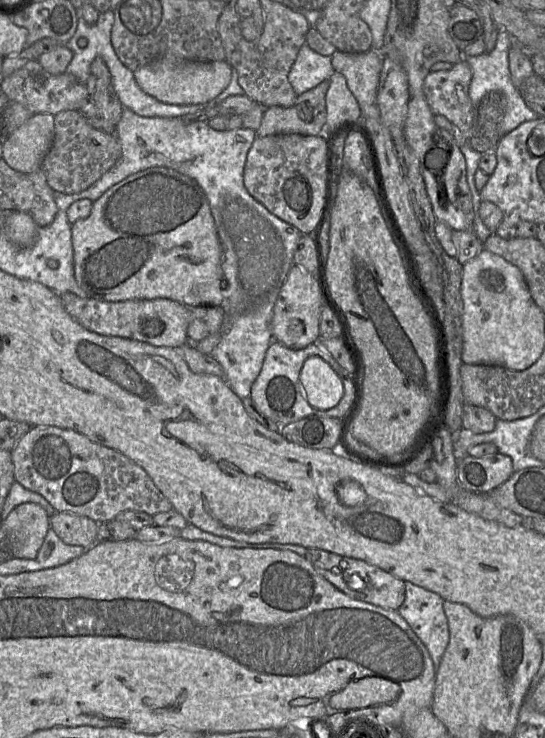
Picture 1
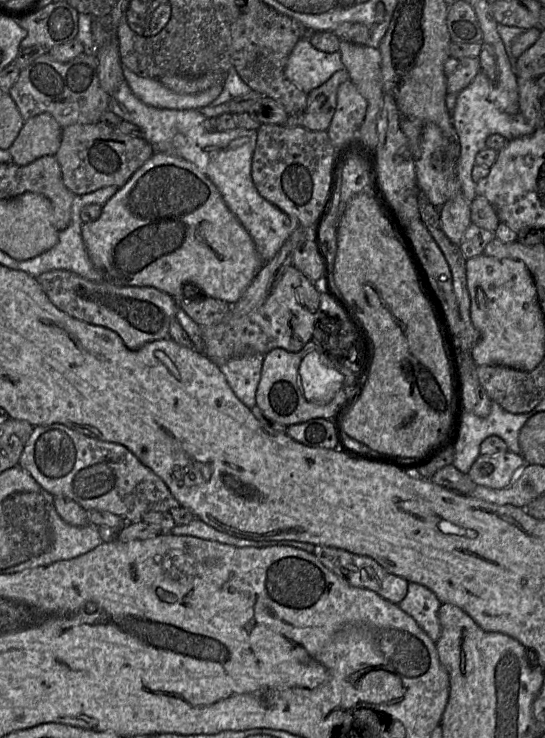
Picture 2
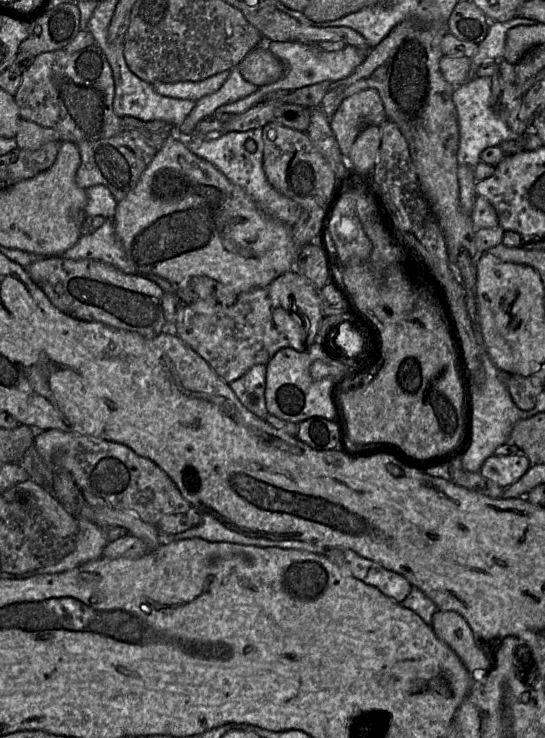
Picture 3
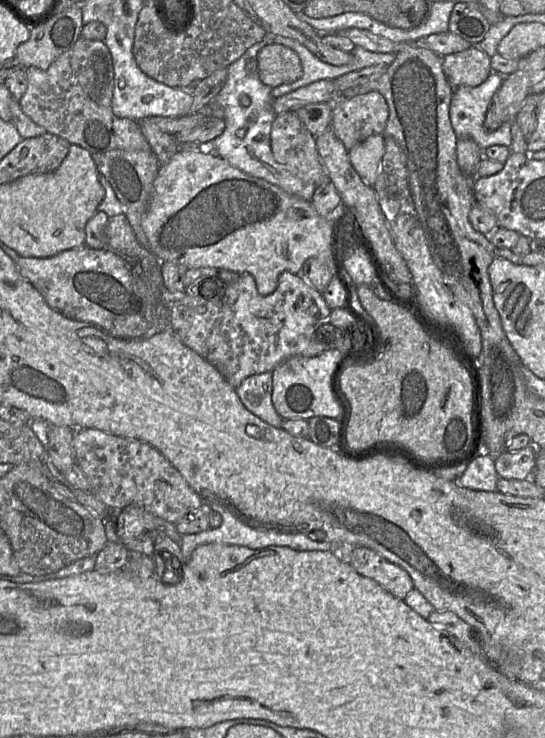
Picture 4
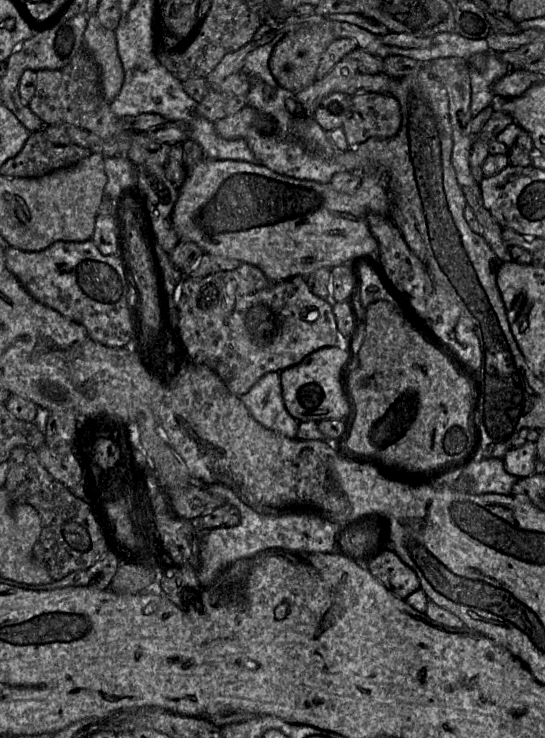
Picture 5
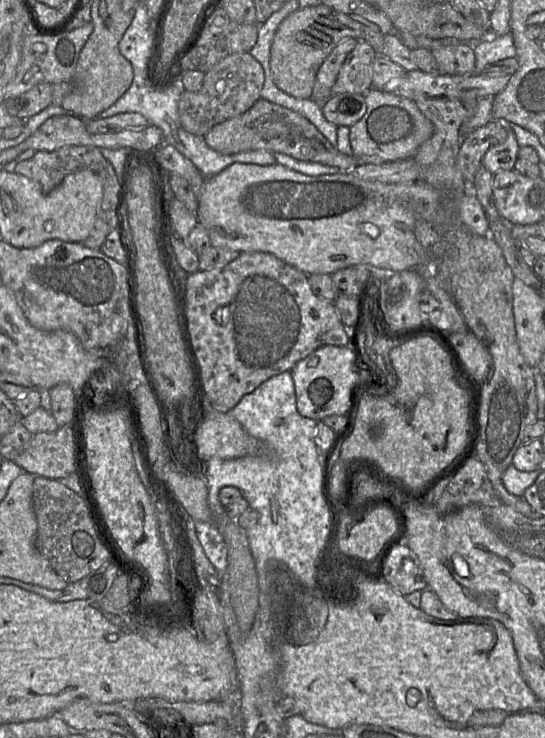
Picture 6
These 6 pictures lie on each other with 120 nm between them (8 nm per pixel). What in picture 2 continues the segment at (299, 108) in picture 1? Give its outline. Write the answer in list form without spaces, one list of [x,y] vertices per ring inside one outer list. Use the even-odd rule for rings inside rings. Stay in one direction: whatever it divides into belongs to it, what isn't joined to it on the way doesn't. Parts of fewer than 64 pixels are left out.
[[[345,69],[335,72],[325,83],[307,94],[305,110],[289,115],[285,126],[300,126],[310,131],[327,131],[337,105],[338,87],[349,80]]]

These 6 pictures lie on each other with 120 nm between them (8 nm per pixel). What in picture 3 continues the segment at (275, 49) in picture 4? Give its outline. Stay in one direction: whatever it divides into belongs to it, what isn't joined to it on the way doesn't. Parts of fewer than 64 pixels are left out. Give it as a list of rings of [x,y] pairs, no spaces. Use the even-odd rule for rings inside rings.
[[[266,43],[251,50],[236,67],[246,81],[257,87],[276,82],[285,73],[284,64],[269,50]]]

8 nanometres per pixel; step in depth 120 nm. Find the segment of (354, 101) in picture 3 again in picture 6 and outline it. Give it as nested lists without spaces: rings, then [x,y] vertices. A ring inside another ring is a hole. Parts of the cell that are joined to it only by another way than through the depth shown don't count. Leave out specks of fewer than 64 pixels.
[[[375,88],[368,90],[364,98],[367,105],[366,112],[349,128],[349,140],[358,165],[410,159],[432,136],[433,124],[422,114],[415,102]]]

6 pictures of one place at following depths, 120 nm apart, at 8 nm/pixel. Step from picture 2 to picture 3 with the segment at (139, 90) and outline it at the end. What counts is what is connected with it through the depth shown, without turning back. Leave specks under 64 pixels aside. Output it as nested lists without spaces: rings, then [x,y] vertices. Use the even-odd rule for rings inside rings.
[[[225,70],[201,81],[181,81],[174,83],[151,83],[154,90],[165,97],[198,101],[204,96],[215,93],[230,76]]]

